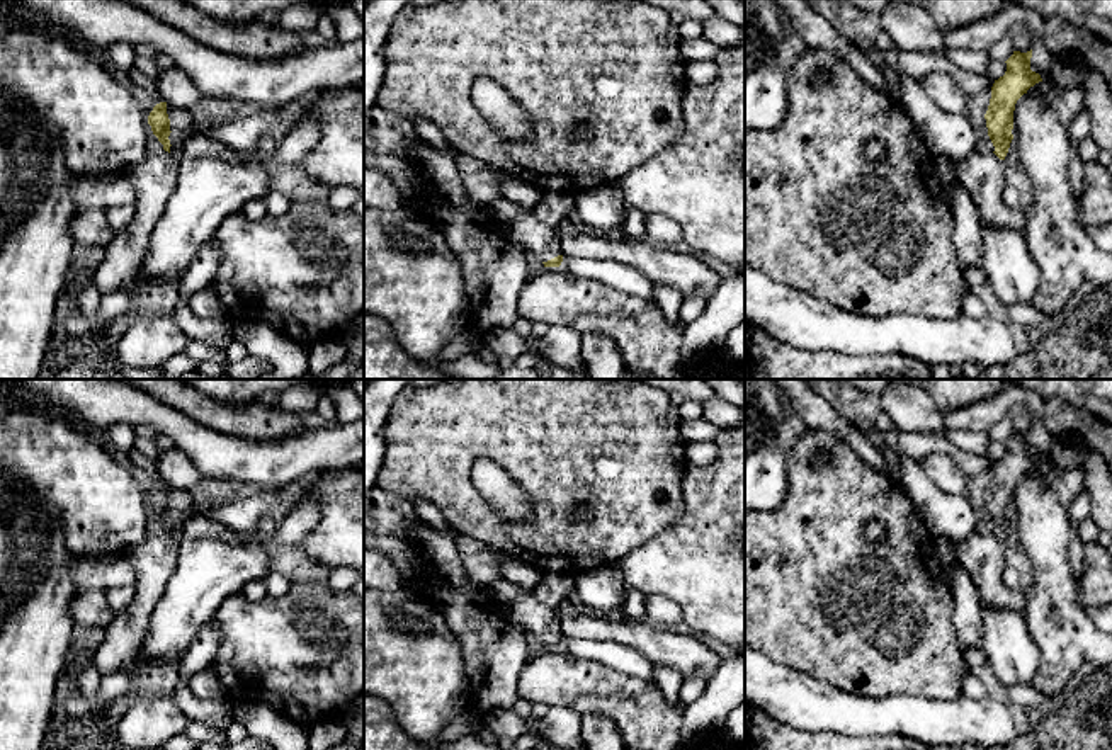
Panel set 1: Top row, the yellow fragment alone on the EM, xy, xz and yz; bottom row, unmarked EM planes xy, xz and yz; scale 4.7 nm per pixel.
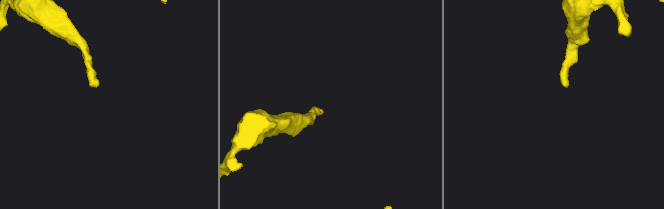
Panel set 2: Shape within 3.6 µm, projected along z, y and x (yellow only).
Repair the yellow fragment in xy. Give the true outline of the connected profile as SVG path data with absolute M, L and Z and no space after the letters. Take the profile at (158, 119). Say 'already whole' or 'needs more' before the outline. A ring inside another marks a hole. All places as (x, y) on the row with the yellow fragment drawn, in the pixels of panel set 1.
needs more; M167 102L153 107L148 124L163 148L148 153L124 173L136 192L136 214L126 228L116 231L104 248L102 264L94 272L95 286L102 294L117 293L124 282L138 279L153 228L179 184L179 162L170 155Z

